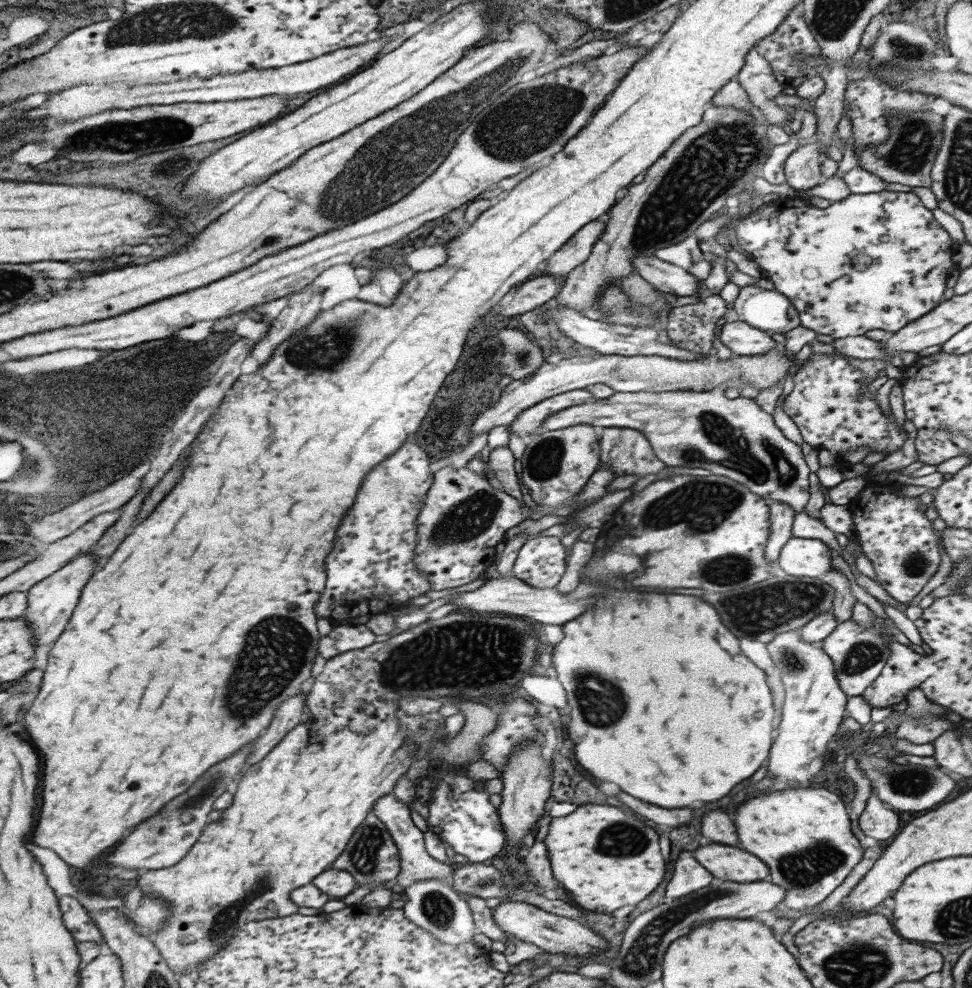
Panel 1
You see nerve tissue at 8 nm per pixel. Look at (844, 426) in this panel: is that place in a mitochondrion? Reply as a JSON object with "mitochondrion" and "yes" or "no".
{"mitochondrion":"no"}

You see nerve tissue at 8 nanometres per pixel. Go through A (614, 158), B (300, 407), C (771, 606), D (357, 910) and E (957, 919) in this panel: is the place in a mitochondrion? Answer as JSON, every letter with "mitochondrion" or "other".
{"A":"other","B":"other","C":"mitochondrion","D":"other","E":"mitochondrion"}

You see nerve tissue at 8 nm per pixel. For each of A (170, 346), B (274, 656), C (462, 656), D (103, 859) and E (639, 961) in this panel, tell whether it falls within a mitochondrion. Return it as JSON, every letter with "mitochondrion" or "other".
{"A":"other","B":"mitochondrion","C":"mitochondrion","D":"other","E":"mitochondrion"}

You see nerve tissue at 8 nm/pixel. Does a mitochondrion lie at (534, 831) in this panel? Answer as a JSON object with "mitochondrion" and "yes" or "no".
{"mitochondrion":"no"}

